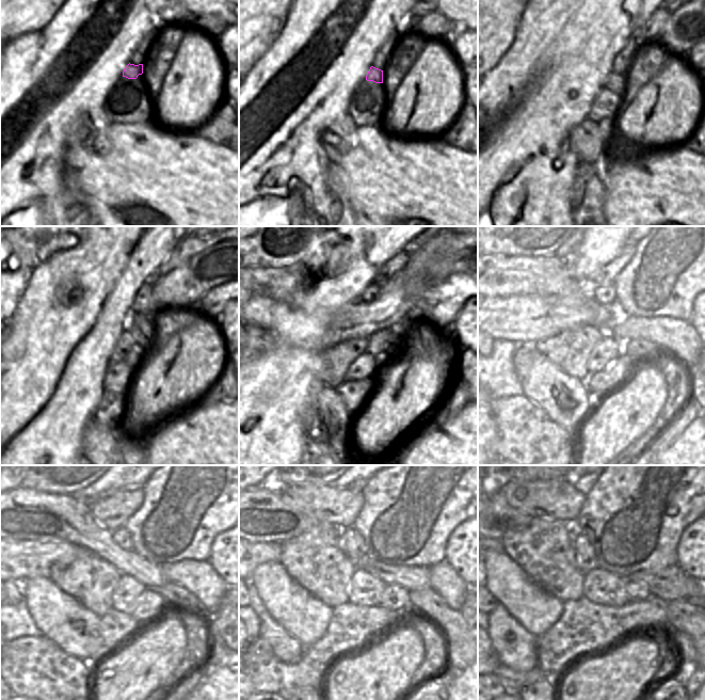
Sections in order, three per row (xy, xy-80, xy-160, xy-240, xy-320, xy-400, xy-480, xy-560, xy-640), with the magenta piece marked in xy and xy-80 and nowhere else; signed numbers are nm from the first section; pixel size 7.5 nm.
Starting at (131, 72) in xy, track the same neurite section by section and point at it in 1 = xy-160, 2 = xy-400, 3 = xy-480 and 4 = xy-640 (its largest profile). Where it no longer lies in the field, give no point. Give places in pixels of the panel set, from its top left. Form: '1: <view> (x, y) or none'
1: xy-160 (614, 82)
2: xy-400 (636, 350)
3: xy-480 (173, 593)
4: xy-640 (682, 616)

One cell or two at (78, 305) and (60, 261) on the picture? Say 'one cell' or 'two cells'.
one cell

